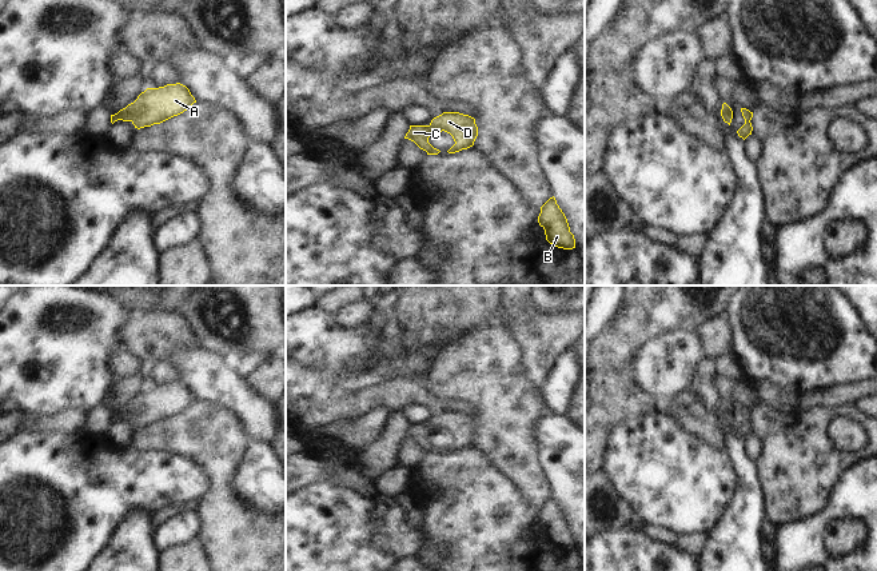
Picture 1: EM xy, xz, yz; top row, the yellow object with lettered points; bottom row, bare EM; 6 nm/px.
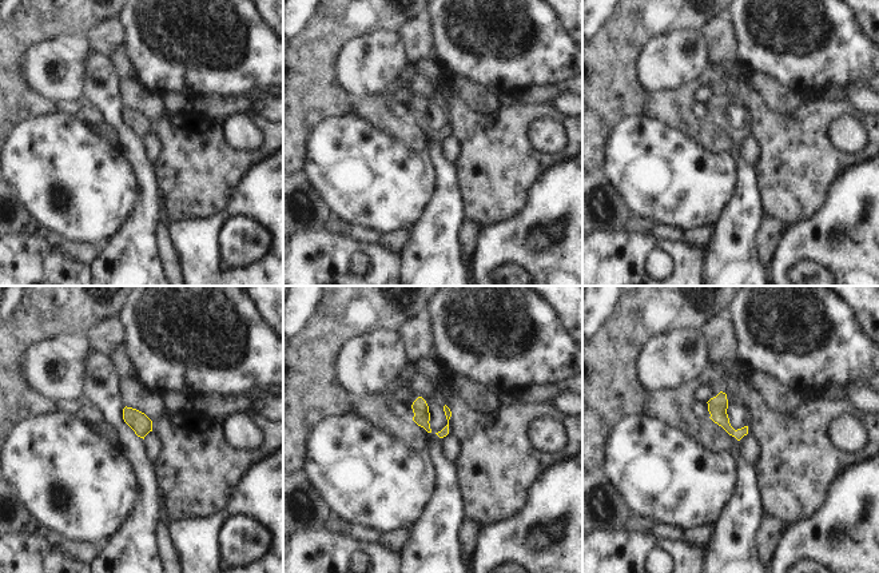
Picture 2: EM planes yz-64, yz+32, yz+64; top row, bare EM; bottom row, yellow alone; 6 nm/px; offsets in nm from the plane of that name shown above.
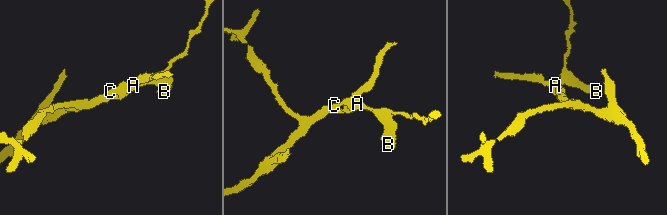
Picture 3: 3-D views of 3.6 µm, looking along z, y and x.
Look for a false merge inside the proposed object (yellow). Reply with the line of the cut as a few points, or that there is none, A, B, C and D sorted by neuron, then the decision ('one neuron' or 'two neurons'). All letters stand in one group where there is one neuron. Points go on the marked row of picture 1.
cut none; groups A B C D; one neuron

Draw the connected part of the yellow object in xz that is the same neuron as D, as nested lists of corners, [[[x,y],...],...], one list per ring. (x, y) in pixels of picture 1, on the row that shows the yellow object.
[[[443,112],[434,117],[428,125],[410,125],[404,139],[414,141],[427,155],[438,155],[441,151],[428,143],[431,133],[447,132],[453,136],[455,144],[447,151],[455,153],[474,145],[478,136],[475,119],[459,112]]]

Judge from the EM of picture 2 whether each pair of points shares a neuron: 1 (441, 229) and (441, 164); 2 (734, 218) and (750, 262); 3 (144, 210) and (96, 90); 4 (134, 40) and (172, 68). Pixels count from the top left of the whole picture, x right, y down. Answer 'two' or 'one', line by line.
1: one
2: one
3: one
4: one

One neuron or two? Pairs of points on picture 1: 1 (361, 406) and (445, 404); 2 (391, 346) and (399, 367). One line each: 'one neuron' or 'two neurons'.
1: one neuron
2: two neurons

